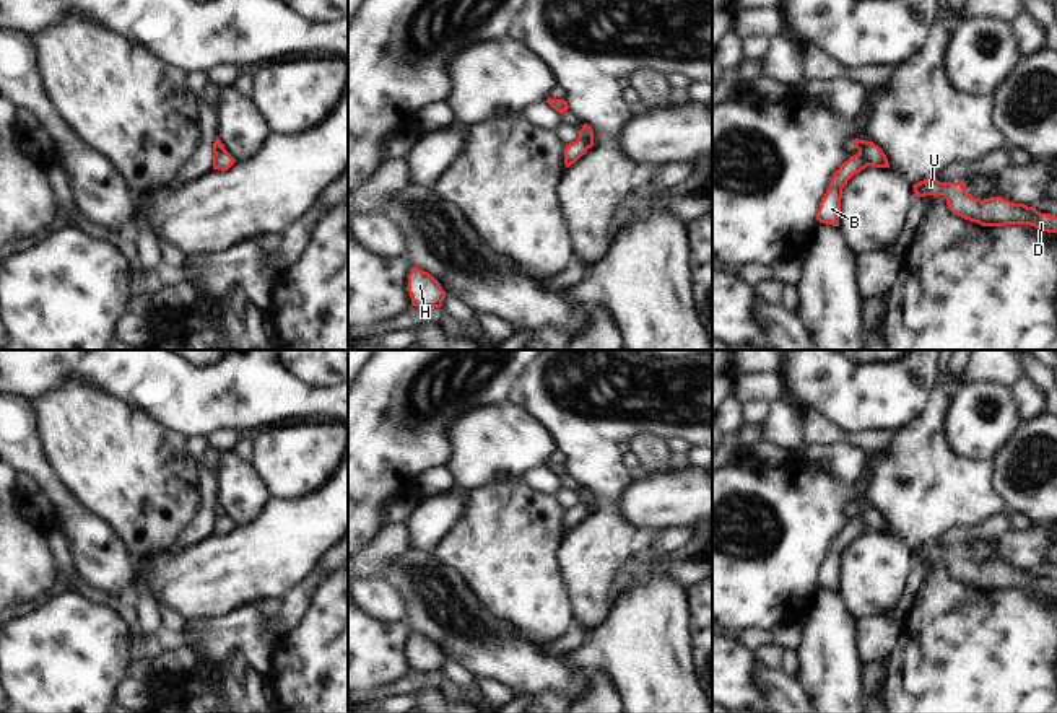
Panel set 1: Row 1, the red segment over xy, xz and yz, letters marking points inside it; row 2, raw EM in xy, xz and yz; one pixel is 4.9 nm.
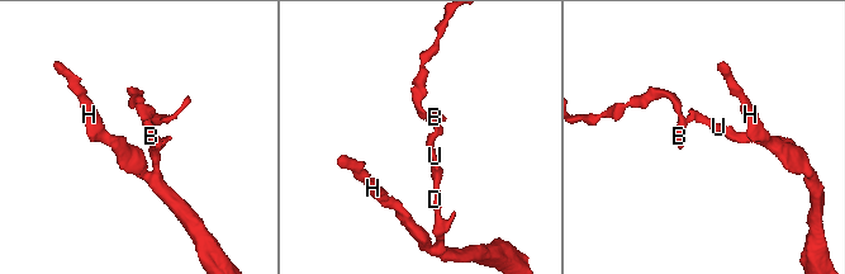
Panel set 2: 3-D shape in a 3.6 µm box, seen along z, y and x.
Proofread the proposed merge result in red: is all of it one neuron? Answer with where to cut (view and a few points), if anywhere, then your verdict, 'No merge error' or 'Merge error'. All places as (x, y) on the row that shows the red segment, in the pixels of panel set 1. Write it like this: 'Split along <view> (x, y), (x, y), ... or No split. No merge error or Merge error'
Split along xz (579, 134), (587, 148). Merge error.

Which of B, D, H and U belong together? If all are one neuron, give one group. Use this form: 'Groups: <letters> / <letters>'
Groups: B / D H U.

